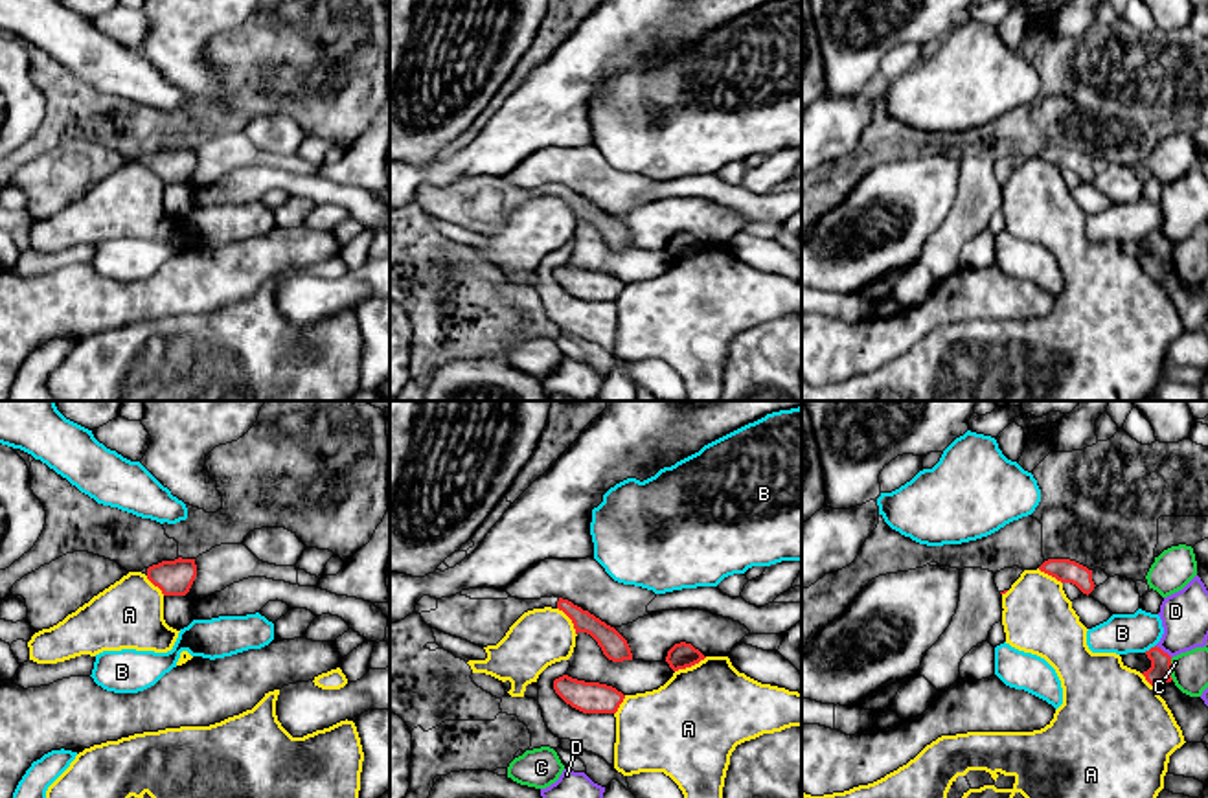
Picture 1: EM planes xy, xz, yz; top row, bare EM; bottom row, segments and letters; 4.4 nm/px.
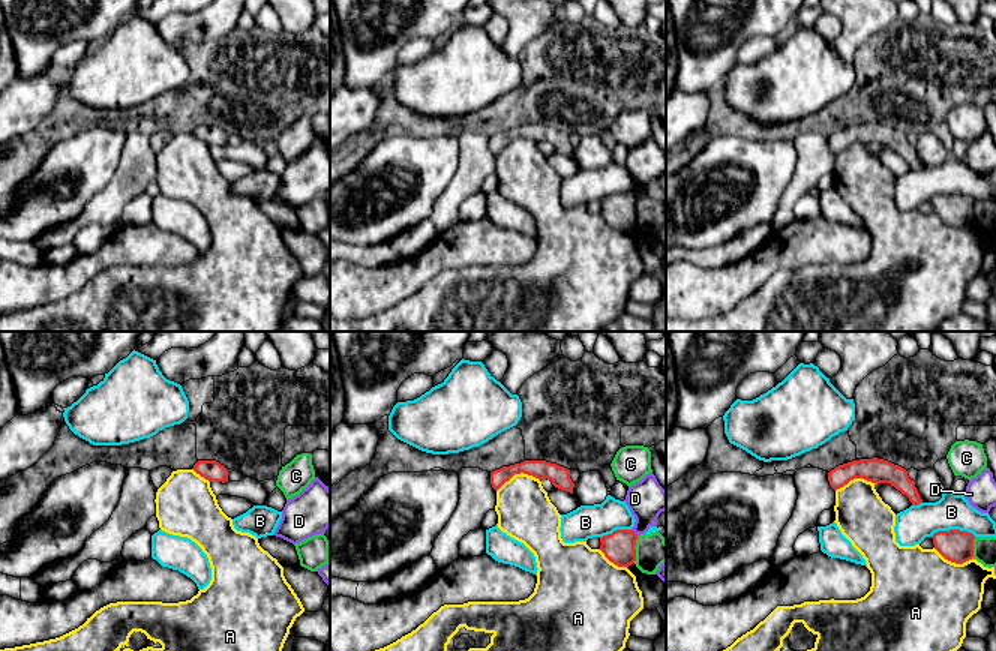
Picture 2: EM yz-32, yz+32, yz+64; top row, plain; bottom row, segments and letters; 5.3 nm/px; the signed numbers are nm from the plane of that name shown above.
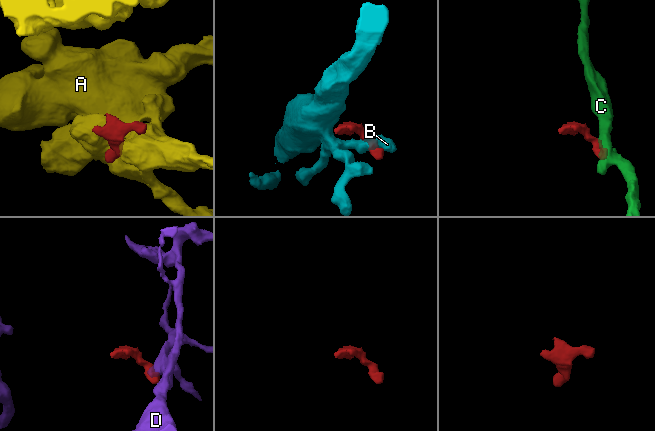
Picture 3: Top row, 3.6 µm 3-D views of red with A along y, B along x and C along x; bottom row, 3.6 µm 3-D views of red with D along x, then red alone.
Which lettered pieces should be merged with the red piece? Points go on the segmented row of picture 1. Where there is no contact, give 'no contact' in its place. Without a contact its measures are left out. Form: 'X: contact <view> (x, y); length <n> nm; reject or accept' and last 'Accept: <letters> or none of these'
A: contact xz (690, 666); length 160 nm; reject
B: contact yz (1151, 648); length 70 nm; reject
C: contact yz (1170, 670); length 100 nm; reject
D: contact yz (1162, 651); length 90 nm; reject
Accept: none of these

